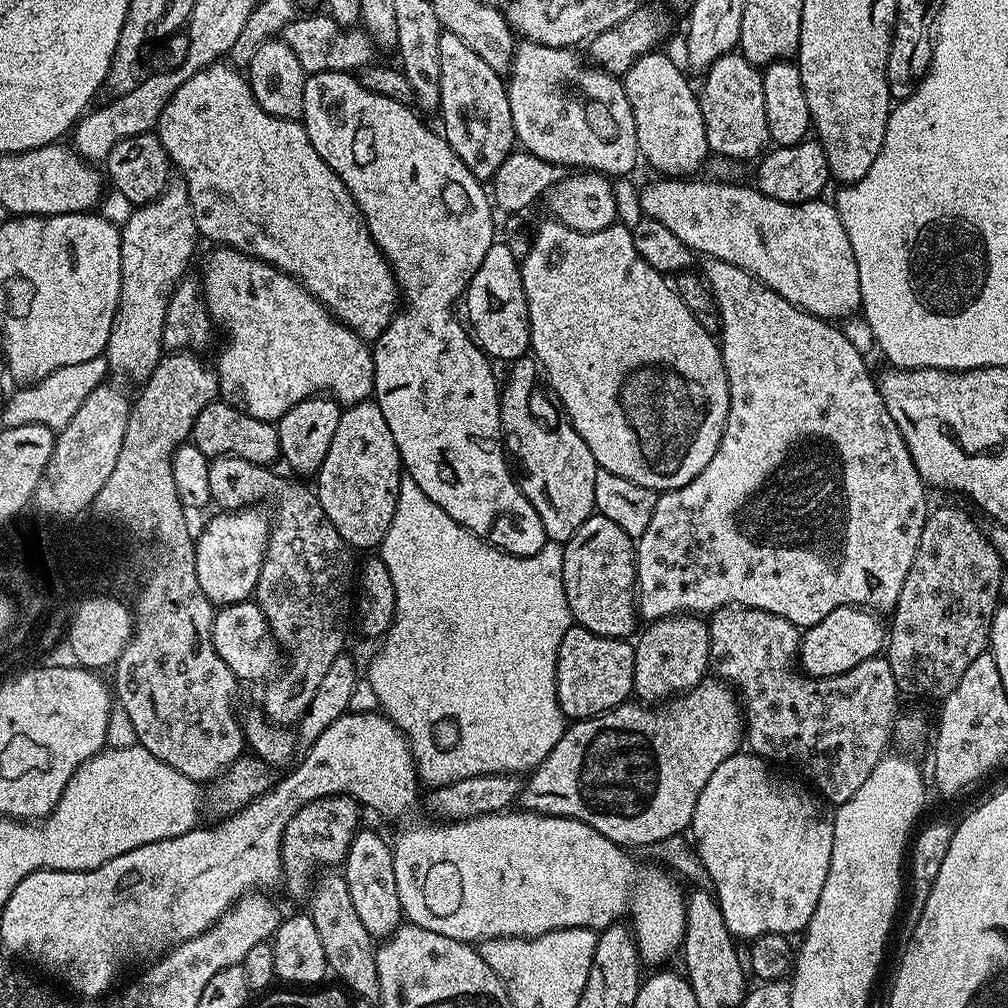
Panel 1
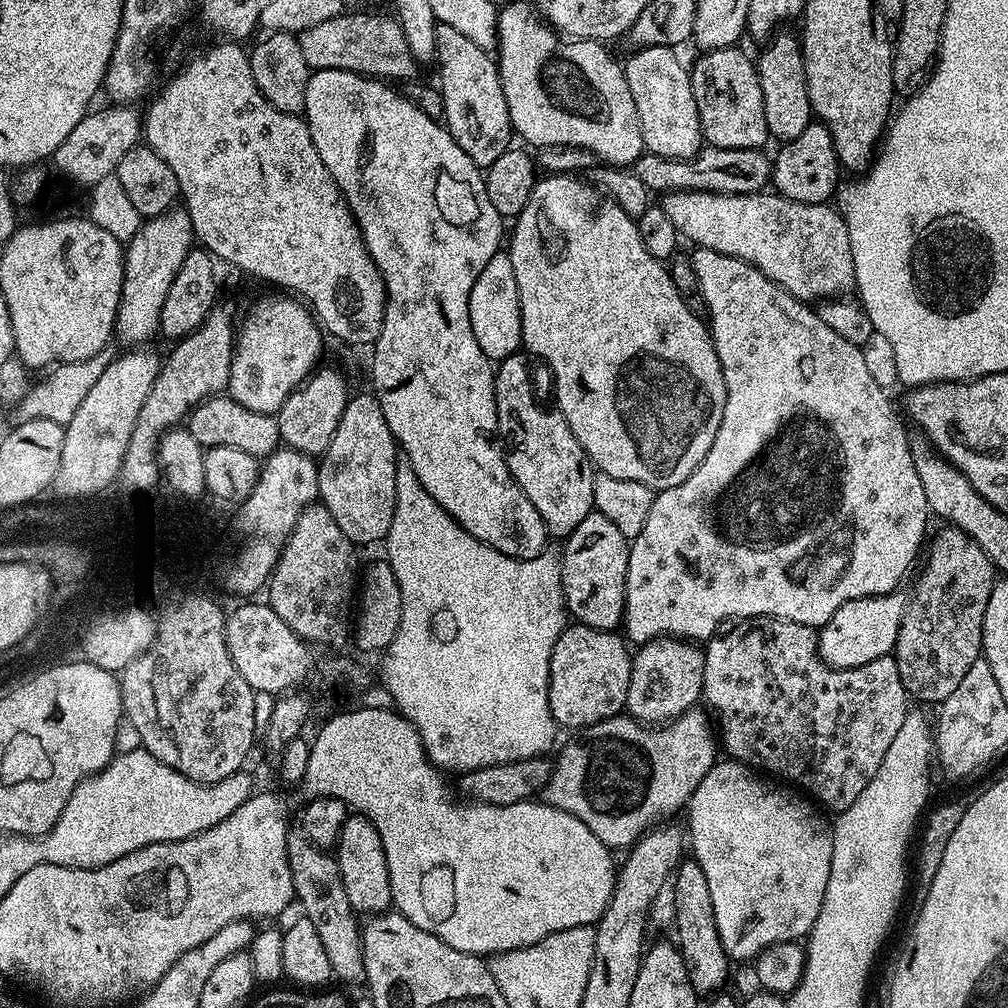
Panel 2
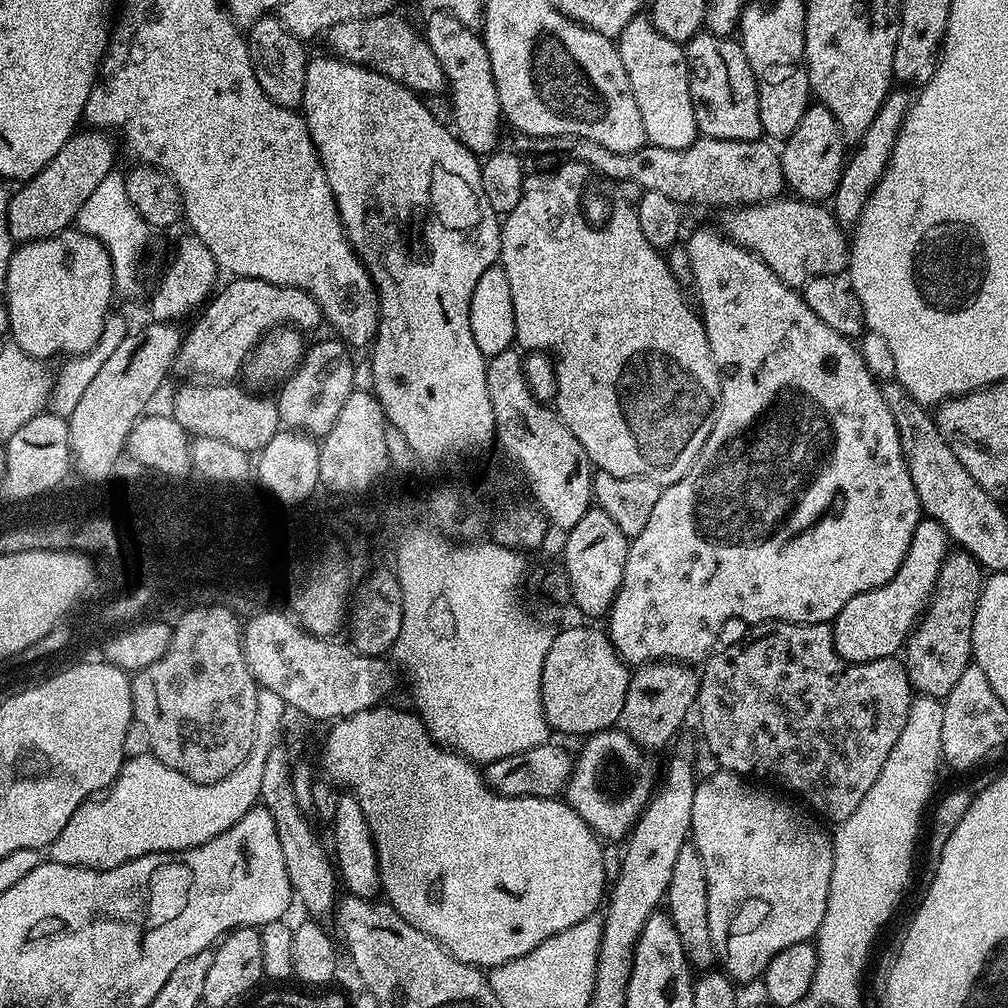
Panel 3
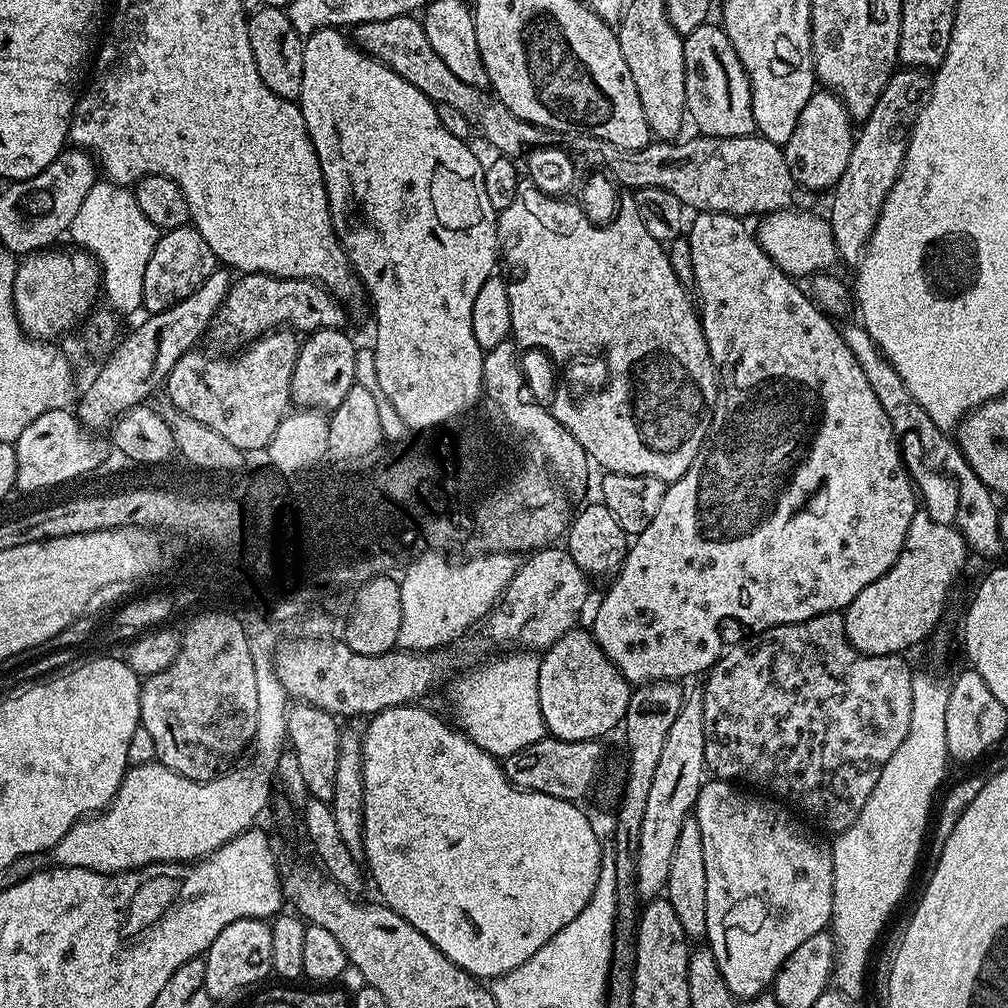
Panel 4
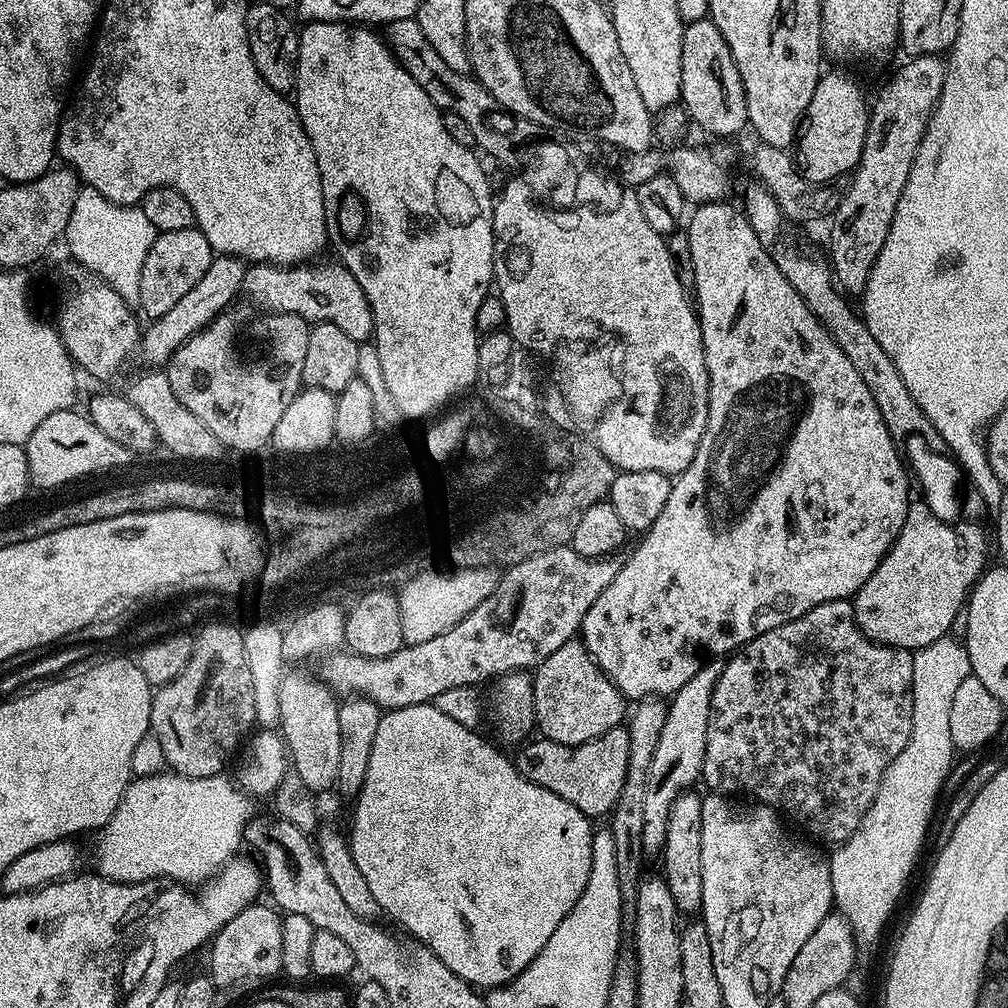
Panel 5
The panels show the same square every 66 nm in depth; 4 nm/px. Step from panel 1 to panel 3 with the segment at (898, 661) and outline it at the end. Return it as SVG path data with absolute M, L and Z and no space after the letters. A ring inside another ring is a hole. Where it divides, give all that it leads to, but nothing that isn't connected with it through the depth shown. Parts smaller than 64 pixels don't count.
M949 551L938 574L936 589L928 599L928 607L902 649L902 663L908 672L908 680L919 695L948 696L958 678L962 678L962 670L973 663L972 627L985 579L980 563L969 552Z

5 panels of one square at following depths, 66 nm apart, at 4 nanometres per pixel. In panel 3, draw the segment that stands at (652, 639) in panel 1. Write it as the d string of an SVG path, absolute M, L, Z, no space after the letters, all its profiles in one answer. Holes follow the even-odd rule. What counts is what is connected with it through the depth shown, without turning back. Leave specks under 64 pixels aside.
M654 660L651 664L639 665L628 677L628 689L626 690L626 702L624 703L624 715L622 717L622 730L645 753L653 754L659 748L664 748L676 736L680 723L687 718L688 712L693 711L696 703L696 695L700 689L700 677L697 669L684 662L675 660Z

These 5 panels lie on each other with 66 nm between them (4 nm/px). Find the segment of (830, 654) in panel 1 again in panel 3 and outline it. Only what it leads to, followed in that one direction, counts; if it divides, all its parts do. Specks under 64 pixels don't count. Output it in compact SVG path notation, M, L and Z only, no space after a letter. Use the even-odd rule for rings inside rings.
M931 518L921 519L914 530L914 538L908 547L902 566L896 571L896 577L880 588L866 590L846 606L831 621L832 637L836 652L850 664L874 662L887 656L895 657L908 642L908 635L920 622L928 599L936 589L938 574L950 551L948 533L944 527Z

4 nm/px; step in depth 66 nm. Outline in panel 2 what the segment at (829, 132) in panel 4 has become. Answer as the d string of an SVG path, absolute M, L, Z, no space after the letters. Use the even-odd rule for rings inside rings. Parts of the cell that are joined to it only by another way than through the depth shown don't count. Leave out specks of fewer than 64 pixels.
M819 122L808 124L806 130L798 134L798 138L787 141L781 148L784 149L777 154L776 160L774 156L771 161L771 187L779 195L794 202L828 204L838 191L838 185L841 183L840 175L842 175L840 162L836 159L834 142L830 138L828 129Z

